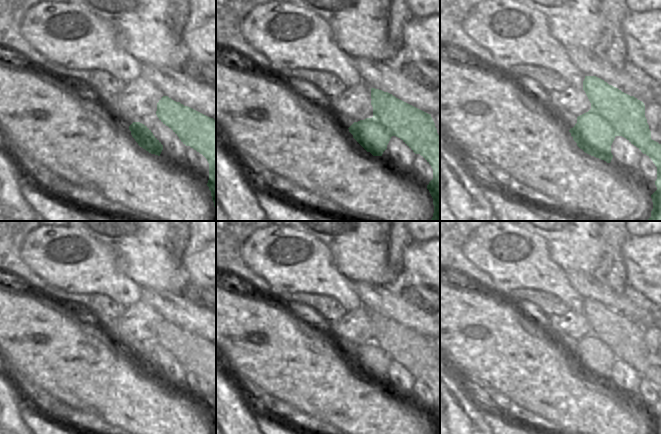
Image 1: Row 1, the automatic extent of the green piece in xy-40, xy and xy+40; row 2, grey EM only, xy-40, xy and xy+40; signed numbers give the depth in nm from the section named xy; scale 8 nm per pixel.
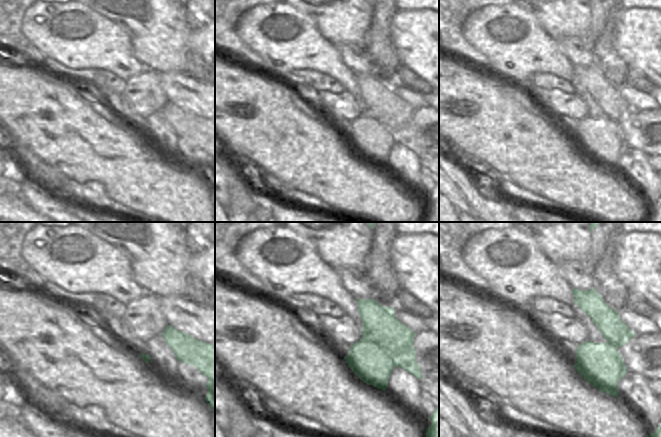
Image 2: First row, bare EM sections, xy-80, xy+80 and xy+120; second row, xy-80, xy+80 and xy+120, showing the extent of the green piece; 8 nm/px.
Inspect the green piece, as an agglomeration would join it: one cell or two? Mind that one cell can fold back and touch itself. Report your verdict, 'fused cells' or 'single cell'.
fused cells

